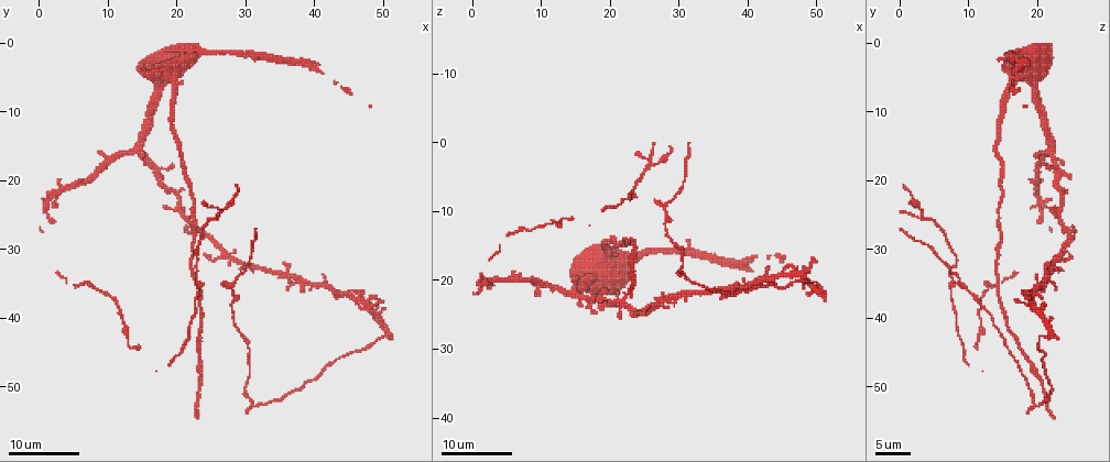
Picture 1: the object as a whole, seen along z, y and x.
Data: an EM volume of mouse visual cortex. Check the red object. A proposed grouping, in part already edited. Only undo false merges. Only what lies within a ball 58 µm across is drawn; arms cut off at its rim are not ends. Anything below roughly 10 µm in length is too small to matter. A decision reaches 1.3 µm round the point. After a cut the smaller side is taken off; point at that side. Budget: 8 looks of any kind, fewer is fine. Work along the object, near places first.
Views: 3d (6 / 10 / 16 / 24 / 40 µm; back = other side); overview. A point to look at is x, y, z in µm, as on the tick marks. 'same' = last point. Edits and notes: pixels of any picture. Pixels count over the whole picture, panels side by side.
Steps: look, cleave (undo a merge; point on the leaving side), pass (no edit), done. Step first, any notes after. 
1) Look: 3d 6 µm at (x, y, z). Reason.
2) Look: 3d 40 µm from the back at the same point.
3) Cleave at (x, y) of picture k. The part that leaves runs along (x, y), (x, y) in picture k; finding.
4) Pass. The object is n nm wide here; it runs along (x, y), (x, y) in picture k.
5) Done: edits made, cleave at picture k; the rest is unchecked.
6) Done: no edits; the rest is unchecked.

Look: 3d 16 µm at (13.5, 16.0, 22.0).

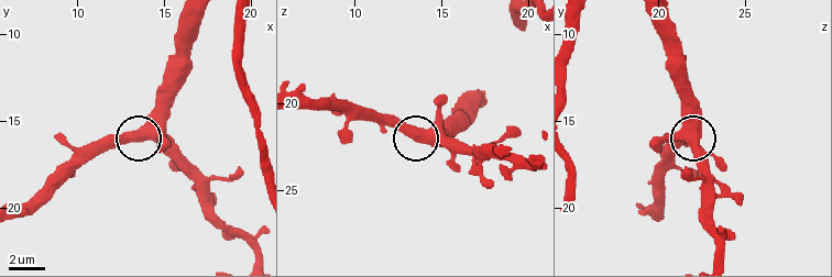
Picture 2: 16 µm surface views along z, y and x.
Look: 3d 6 µm at (13.5, 15.7, 21.8).

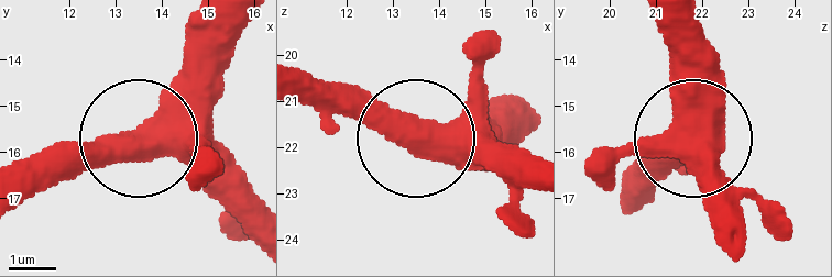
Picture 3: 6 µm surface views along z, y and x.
Pass. The object is 550 nm wide here; it runs along (532, 172), (495, 172), (323, 104) in picture 3; continuous, no second cell.

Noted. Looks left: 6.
Look: 3d 16 µm at (23.0, 35.0, 7.5).

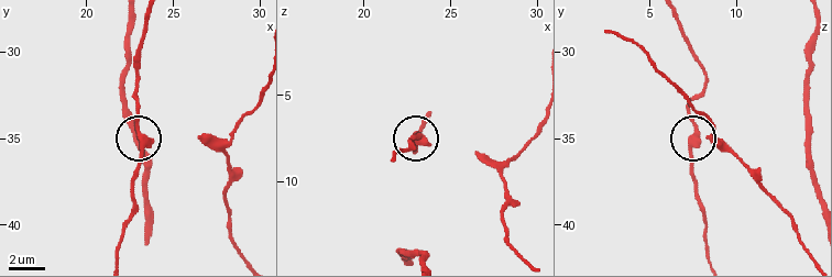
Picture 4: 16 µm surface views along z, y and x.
Look: 3d 10 µm at (23.2, 35.0, 7.5). Closer look.

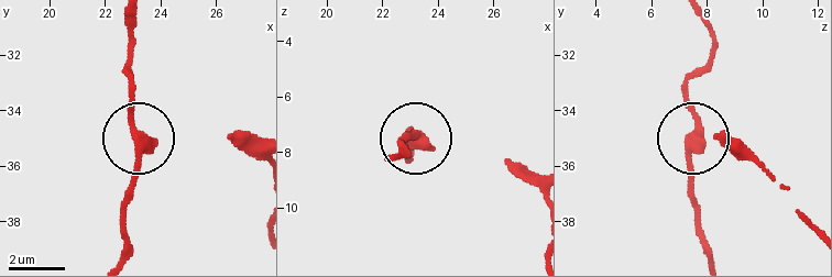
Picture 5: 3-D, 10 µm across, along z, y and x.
Look: 3d 10 µm from the back at (23.3, 35.2, 7.4).

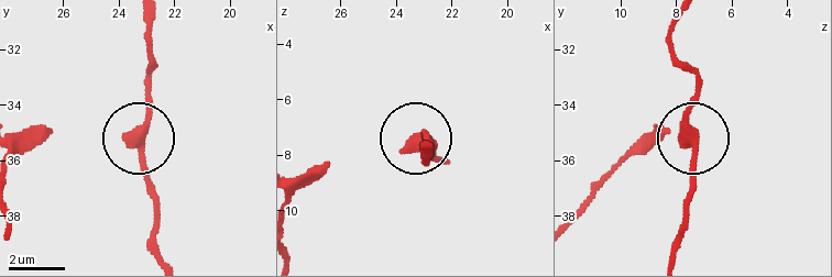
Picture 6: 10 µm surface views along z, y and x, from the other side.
Pass. All the same cell.

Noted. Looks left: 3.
Look: 3d 24 µm at (28.0, 36.5, 10.5). Narrows sharply.

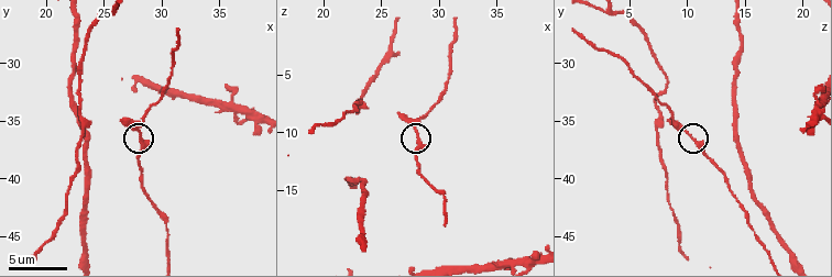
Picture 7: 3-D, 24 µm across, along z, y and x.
Look: 3d 10 µm at (28.2, 36.4, 10.4). Closer look.

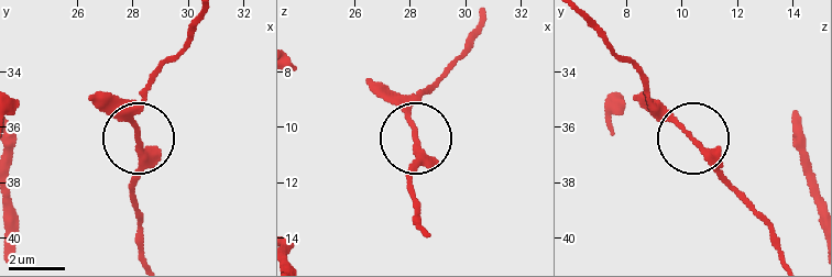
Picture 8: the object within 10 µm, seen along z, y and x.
Pass. The object is 190 nm wide here; it runs along (141, 254), (133, 197), (141, 133), (108, 93) in picture 8; continuous, no second cell.

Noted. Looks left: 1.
Done: no edits; the rest is unchecked.

